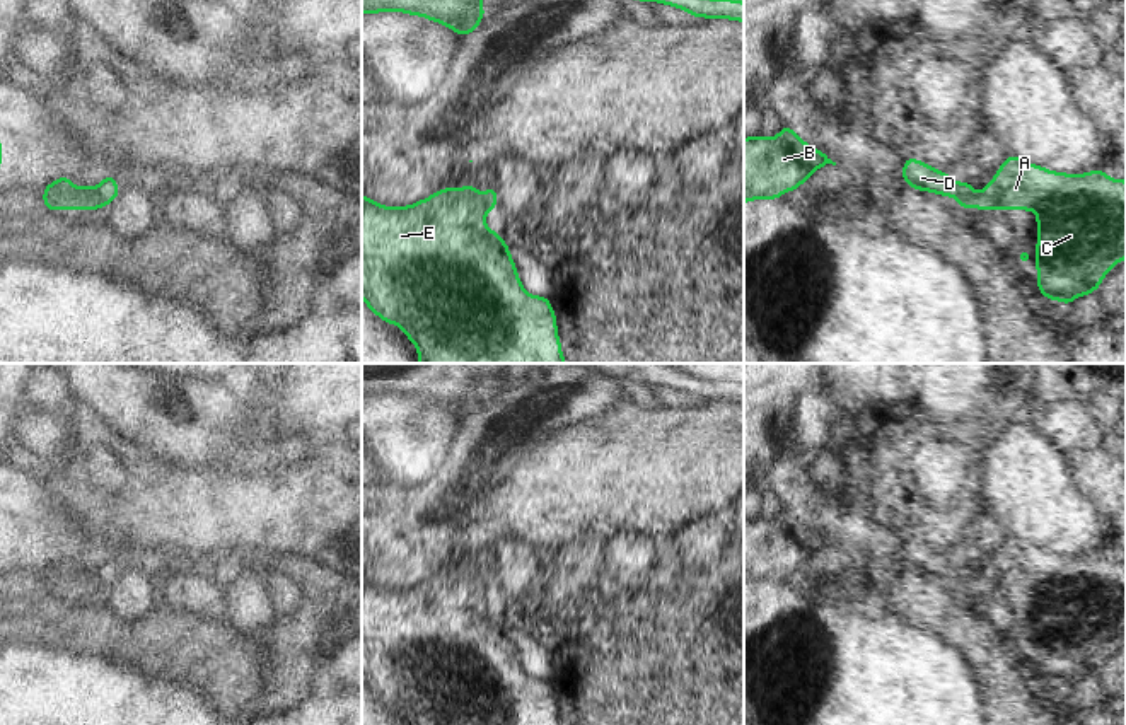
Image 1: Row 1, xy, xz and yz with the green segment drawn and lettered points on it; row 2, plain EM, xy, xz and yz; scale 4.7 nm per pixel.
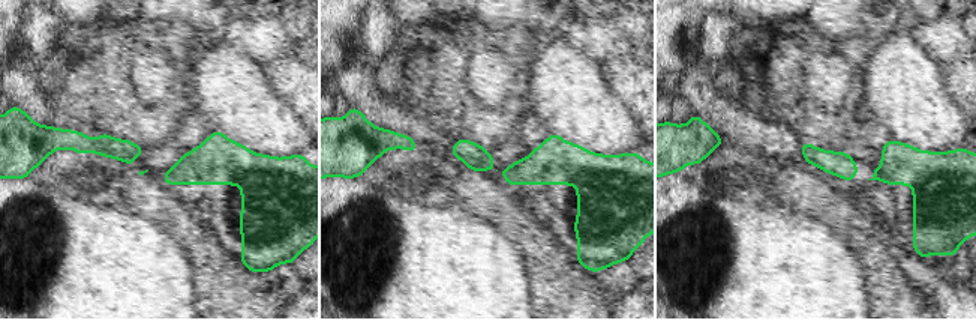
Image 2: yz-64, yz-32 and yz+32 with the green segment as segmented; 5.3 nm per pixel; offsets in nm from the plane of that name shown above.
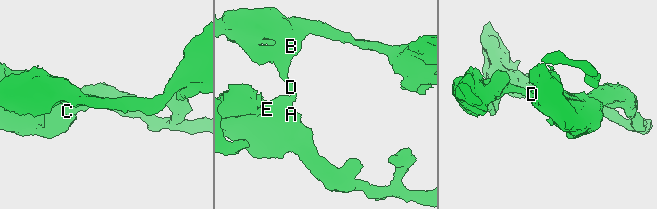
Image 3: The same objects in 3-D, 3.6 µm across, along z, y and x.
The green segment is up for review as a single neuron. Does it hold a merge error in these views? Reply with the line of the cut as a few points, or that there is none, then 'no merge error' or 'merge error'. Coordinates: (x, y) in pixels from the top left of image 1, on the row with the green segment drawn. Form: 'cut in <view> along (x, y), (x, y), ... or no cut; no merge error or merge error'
cut in yz along (969, 185), (969, 193), (959, 202); merge error

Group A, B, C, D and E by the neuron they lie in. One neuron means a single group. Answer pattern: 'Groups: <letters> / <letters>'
Groups: A C E / B D

